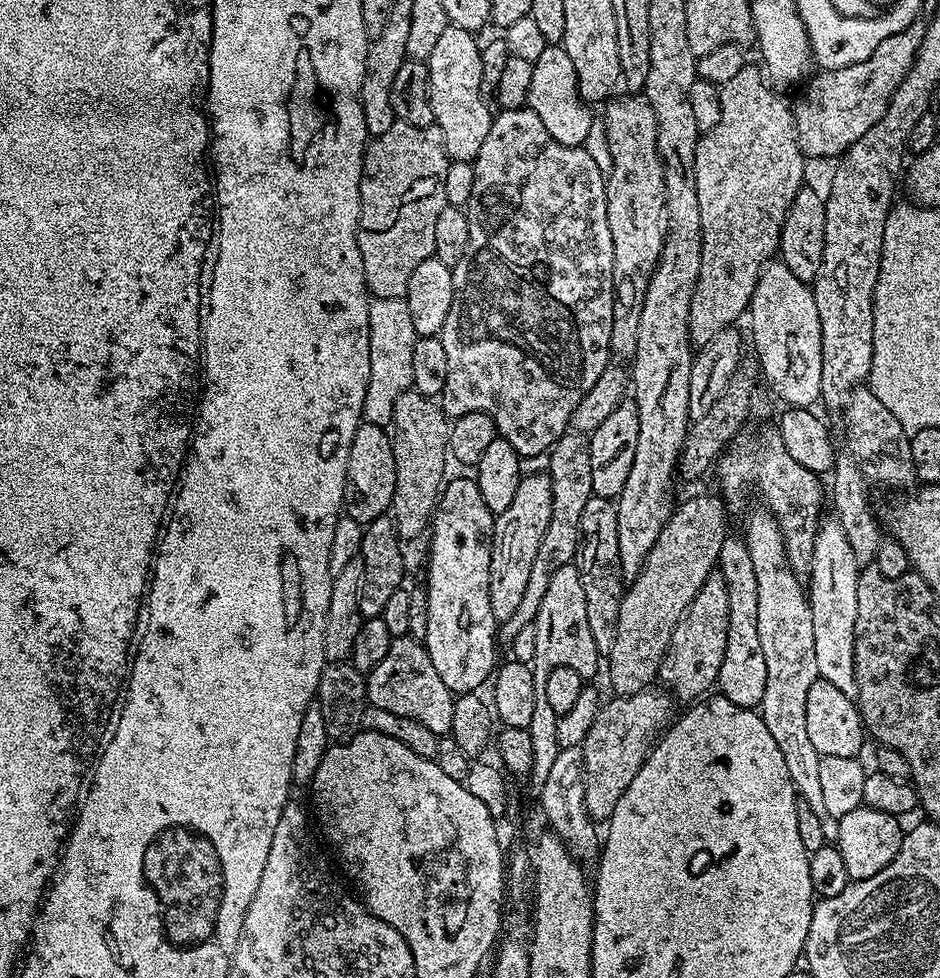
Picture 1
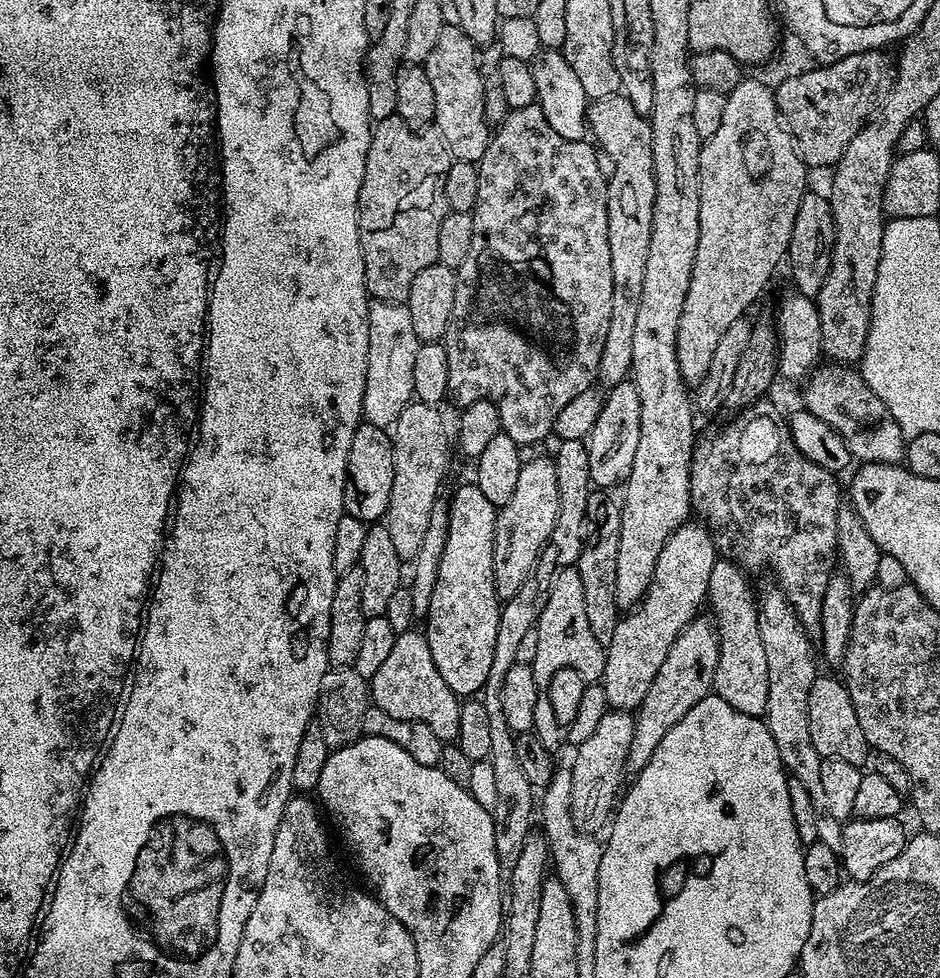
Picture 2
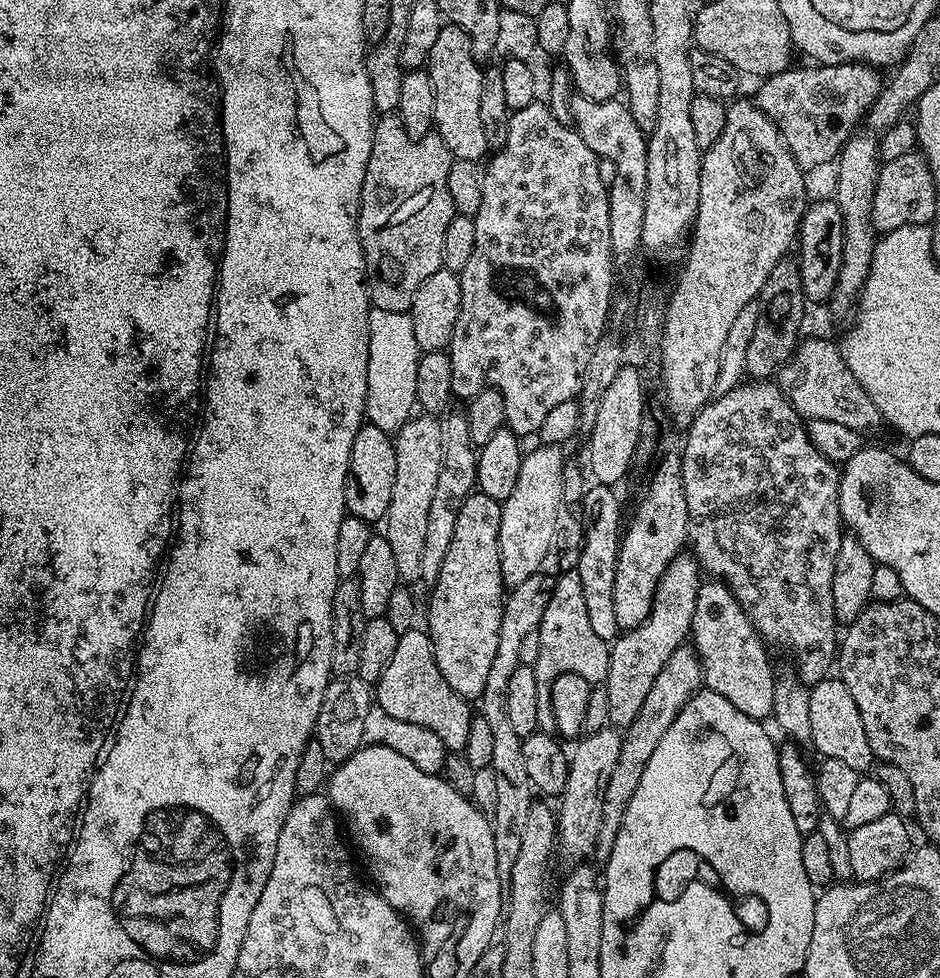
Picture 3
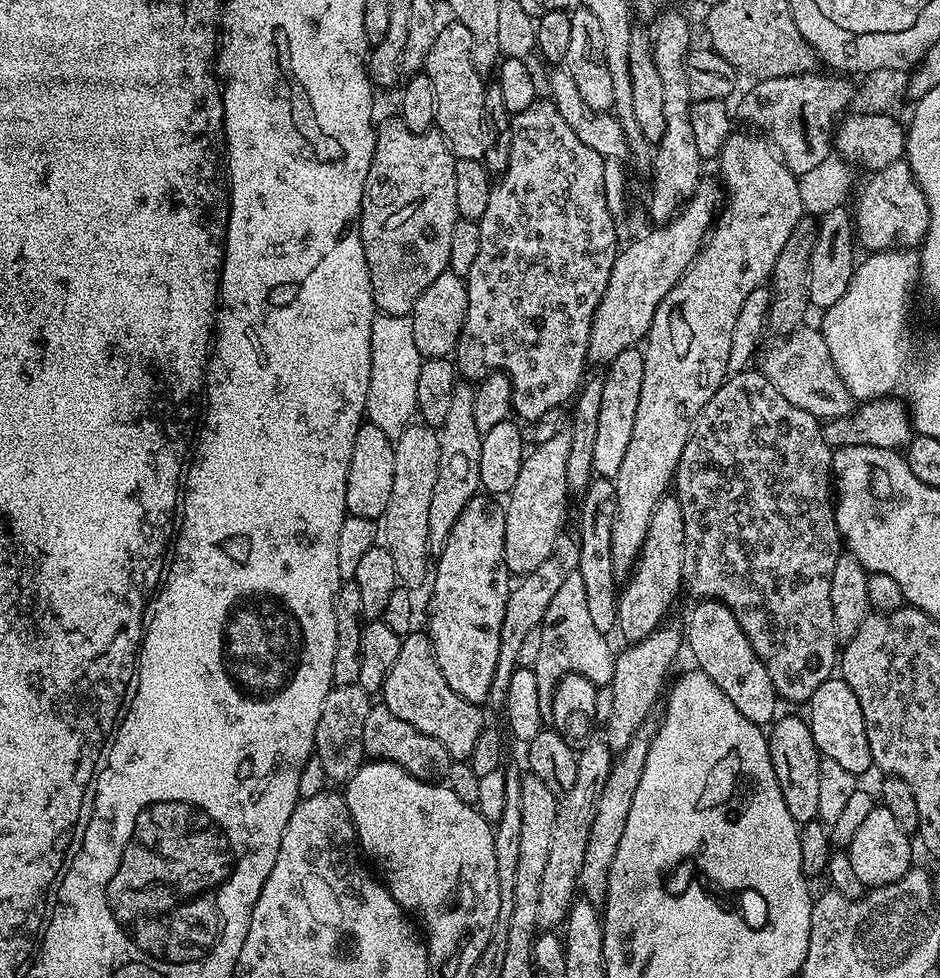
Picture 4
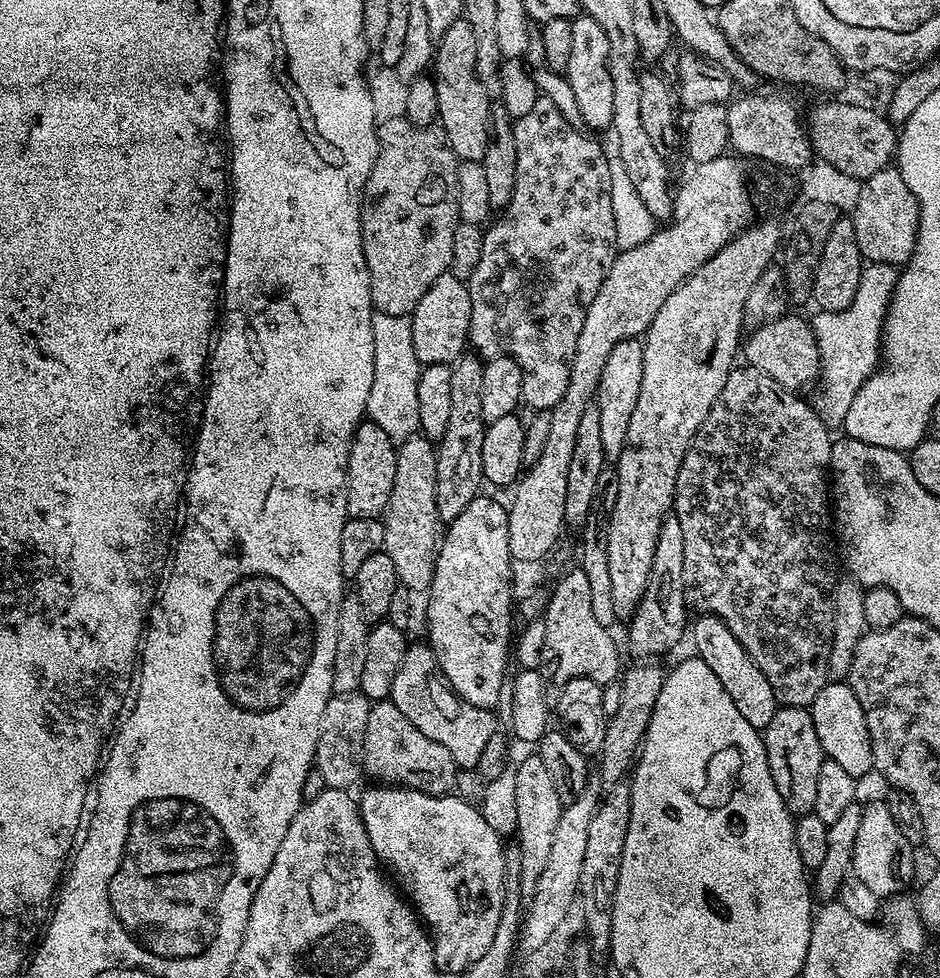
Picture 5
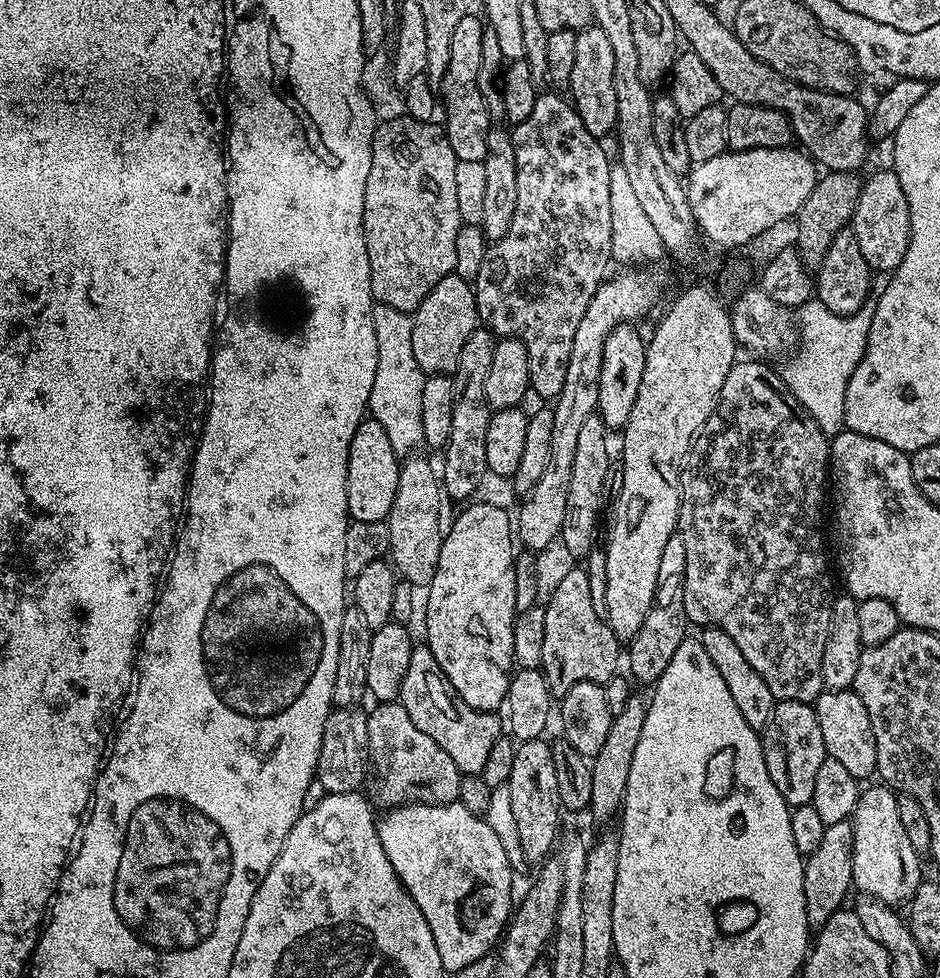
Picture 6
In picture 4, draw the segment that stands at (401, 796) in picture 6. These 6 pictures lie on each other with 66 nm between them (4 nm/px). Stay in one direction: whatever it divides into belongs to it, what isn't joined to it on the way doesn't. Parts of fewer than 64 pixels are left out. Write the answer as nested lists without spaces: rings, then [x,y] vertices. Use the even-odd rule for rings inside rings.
[[[383,702],[373,703],[366,714],[366,726],[362,726],[362,742],[365,753],[371,759],[391,760],[419,780],[436,782],[447,777],[448,768],[454,762],[438,738],[430,738],[430,734],[422,734],[422,730],[414,730],[414,726],[410,726],[410,722],[402,722],[398,714],[390,714]]]

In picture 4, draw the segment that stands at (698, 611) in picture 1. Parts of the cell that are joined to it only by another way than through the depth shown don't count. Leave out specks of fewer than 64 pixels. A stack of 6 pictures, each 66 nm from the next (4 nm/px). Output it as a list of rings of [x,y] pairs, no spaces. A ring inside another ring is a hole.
[[[652,718],[638,726],[638,734],[630,738],[630,746],[626,746],[626,750],[622,752],[615,753],[612,769],[606,778],[606,786],[602,786],[602,794],[598,794],[598,806],[594,810],[594,823],[590,825],[590,838],[586,842],[586,854],[582,857],[578,885],[583,899],[589,900],[591,904],[603,905],[608,896],[614,854],[618,854],[618,842],[622,842],[626,818],[630,814],[630,805],[634,802],[634,790],[638,790],[638,781],[642,779],[642,769],[646,766],[646,754],[650,754],[650,742],[654,742],[657,727],[657,721]]]

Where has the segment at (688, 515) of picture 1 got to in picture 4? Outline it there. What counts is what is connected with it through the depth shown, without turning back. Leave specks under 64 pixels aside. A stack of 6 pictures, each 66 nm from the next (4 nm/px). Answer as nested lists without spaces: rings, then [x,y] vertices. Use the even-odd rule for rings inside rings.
[[[661,626],[654,630],[646,638],[642,638],[636,644],[628,644],[625,652],[622,651],[616,657],[614,674],[610,685],[614,694],[614,703],[610,709],[610,718],[602,725],[603,739],[613,753],[626,750],[630,746],[630,738],[638,734],[638,726],[646,722],[653,715],[652,707],[659,705],[662,693],[669,679],[668,667],[676,660],[680,648],[682,652],[682,632],[676,628]],[[668,676],[668,677],[667,677]],[[664,679],[665,684],[664,684]],[[661,691],[661,692],[660,692]],[[660,700],[660,701],[659,701]]]

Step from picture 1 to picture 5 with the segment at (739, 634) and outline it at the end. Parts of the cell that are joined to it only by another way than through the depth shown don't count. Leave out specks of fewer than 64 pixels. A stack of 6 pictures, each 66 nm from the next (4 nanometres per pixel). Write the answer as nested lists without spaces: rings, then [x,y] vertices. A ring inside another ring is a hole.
[[[700,614],[691,621],[690,640],[691,636],[692,644],[696,647],[693,648],[695,655],[699,656],[702,662],[706,662],[710,670],[714,670],[718,682],[722,682],[722,687],[726,689],[726,694],[730,694],[734,706],[738,706],[742,718],[746,718],[746,722],[750,722],[750,726],[758,730],[770,726],[770,718],[774,718],[778,707],[774,690],[770,690],[770,682],[766,682],[766,674],[758,670],[754,658],[746,654],[742,642],[738,642],[738,638],[730,634],[730,626],[726,626],[722,618]]]

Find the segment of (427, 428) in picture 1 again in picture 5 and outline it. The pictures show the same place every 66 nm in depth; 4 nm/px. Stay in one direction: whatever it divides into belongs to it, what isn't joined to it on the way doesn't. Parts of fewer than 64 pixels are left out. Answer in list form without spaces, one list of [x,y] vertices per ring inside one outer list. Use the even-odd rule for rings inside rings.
[[[419,434],[399,444],[396,449],[394,490],[390,490],[390,502],[382,513],[382,551],[394,561],[397,581],[413,594],[424,594],[431,589],[436,554],[442,539],[436,502],[436,450],[437,445],[433,441]]]

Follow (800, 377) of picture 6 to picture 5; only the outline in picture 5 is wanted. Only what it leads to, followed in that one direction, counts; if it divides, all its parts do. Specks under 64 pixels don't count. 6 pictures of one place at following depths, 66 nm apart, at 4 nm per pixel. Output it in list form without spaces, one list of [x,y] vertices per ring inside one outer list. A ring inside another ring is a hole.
[[[865,263],[864,273],[858,282],[858,294],[854,294],[854,302],[850,302],[850,306],[837,312],[817,311],[816,317],[811,317],[810,323],[820,351],[818,376],[821,381],[824,379],[824,389],[814,400],[814,407],[829,429],[836,430],[843,425],[854,394],[881,363],[884,319],[892,301],[892,292],[896,289],[897,275],[897,265]]]

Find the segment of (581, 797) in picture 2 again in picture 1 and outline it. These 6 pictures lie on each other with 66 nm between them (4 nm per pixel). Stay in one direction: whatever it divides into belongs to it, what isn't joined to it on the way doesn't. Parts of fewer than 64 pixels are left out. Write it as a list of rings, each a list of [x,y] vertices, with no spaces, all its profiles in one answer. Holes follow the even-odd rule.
[[[653,686],[633,696],[616,696],[609,704],[607,701],[601,707],[594,718],[594,726],[590,726],[590,734],[586,734],[582,745],[584,801],[593,821],[604,822],[614,814],[618,798],[626,794],[626,786],[630,786],[634,774],[638,774],[643,766],[658,734],[663,733],[673,719],[672,704],[674,705],[673,697],[667,691]]]

